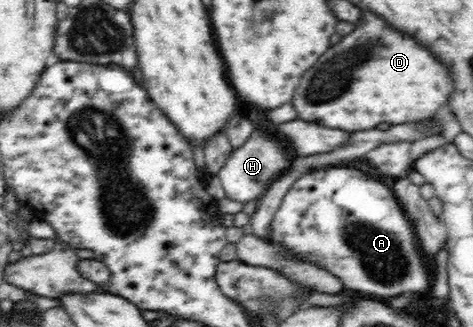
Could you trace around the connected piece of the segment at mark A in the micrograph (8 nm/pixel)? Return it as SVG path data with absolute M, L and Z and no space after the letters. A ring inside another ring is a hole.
M347 164L315 169L299 177L285 193L278 213L271 221L269 239L270 243L291 250L295 256L307 256L311 263L329 270L346 288L381 300L401 301L401 295L407 291L424 296L424 291L431 289L435 281L435 270L429 273L433 266L425 265L412 223L393 190Z

